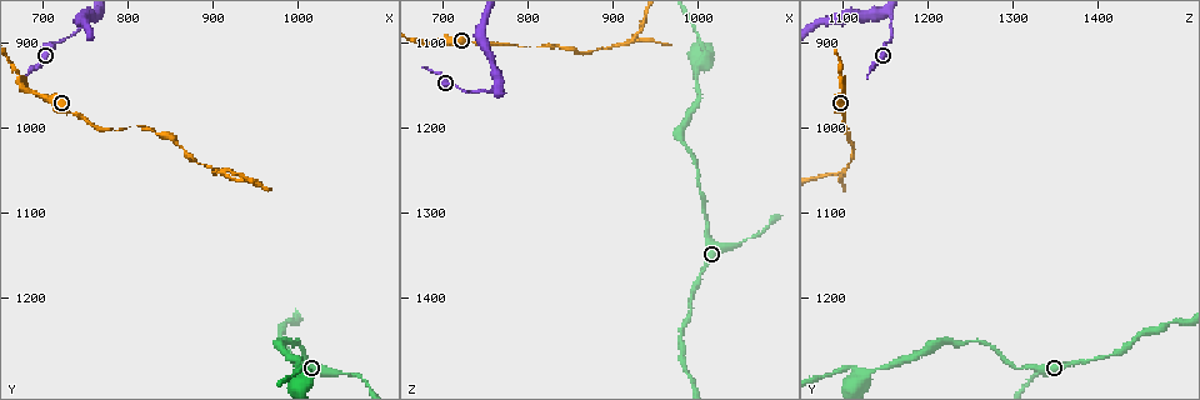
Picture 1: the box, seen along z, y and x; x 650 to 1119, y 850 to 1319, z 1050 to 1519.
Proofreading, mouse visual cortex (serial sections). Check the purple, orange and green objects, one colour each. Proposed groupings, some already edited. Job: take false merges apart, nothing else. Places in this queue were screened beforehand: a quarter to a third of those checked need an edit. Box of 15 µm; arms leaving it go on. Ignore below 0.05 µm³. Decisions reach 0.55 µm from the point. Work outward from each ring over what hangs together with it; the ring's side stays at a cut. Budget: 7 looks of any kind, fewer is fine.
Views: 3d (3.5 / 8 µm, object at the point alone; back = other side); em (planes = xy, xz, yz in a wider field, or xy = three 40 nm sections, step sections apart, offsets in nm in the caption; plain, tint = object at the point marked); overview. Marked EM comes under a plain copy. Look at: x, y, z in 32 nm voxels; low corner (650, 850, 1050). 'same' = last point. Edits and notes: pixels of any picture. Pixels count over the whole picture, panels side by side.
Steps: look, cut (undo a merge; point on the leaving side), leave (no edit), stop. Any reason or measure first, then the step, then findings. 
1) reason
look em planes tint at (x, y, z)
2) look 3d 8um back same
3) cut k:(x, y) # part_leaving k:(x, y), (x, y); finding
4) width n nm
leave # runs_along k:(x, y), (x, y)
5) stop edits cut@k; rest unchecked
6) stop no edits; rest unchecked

thin neck
look em xy step 5 tint at (885, 1045, 1105)

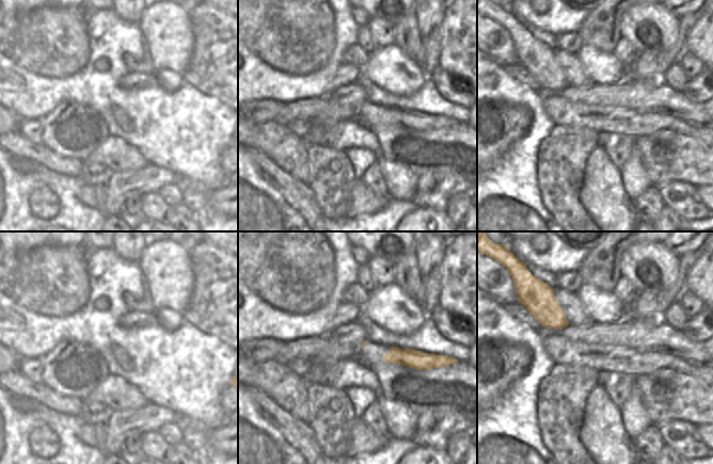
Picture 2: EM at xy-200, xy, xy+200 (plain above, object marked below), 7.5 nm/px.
see where the arms go
look 3d 3.5um same

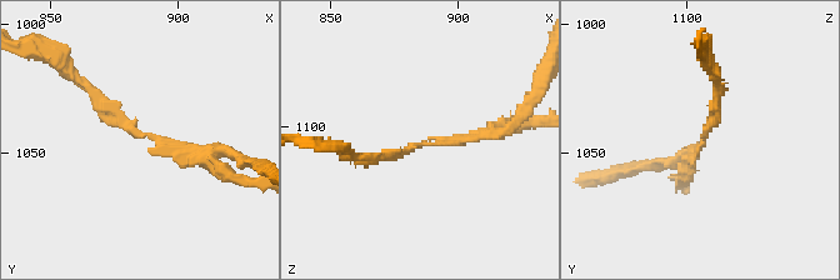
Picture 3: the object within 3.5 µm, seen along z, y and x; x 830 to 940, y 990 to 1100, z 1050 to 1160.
width 90 nm
cut 3:(638, 168) # a second cell is stuck on

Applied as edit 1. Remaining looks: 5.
thick turns thin
look 3d 8um at (1005, 1290, 1120)

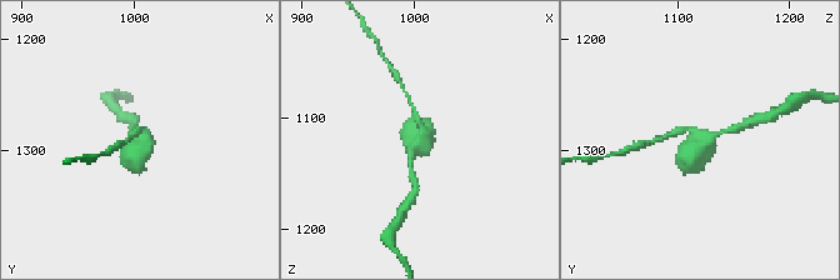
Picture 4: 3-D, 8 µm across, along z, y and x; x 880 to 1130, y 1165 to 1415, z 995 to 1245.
look em xy step 5 tint at (1004, 1290, 1120)

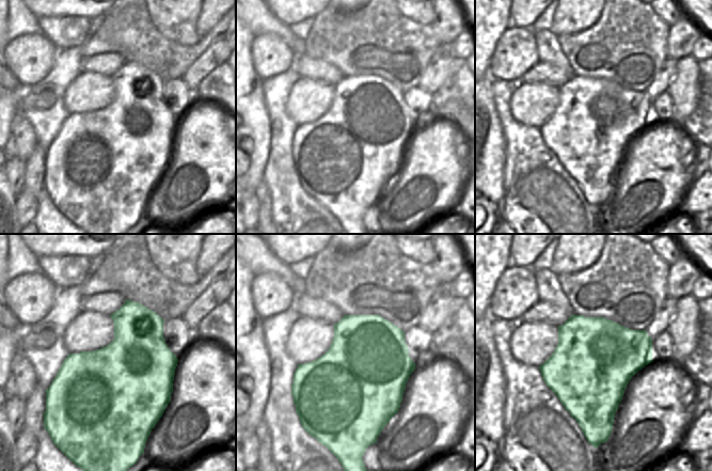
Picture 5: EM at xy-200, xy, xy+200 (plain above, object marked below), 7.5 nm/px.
leave # runs_along 4:(721, 131), (693, 153), (703, 170); continuous, no second cell

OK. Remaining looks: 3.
thick turns thin
look 3d 3.5um at (1050, 1285, 1340)

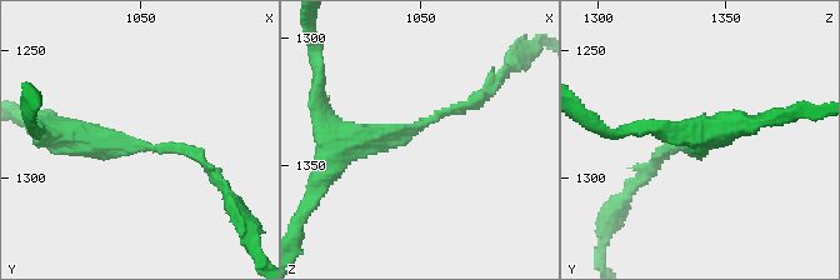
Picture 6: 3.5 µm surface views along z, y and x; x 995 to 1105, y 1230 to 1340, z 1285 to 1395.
arm_widths 150, 400 nm
look em xy step 5 tint at (1048, 1288, 1336)

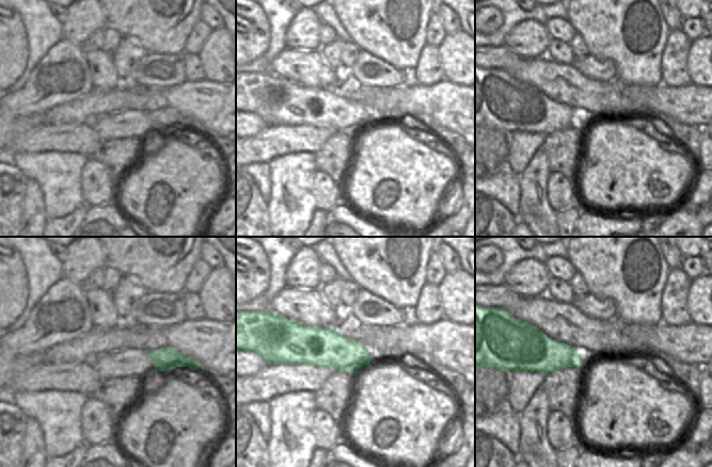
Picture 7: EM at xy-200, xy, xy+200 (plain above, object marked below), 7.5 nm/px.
leave # runs_along 6:(330, 148), (415, 129), (488, 96); continuous, no second cell

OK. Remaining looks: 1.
stop edits cut@3; rest unchecked

